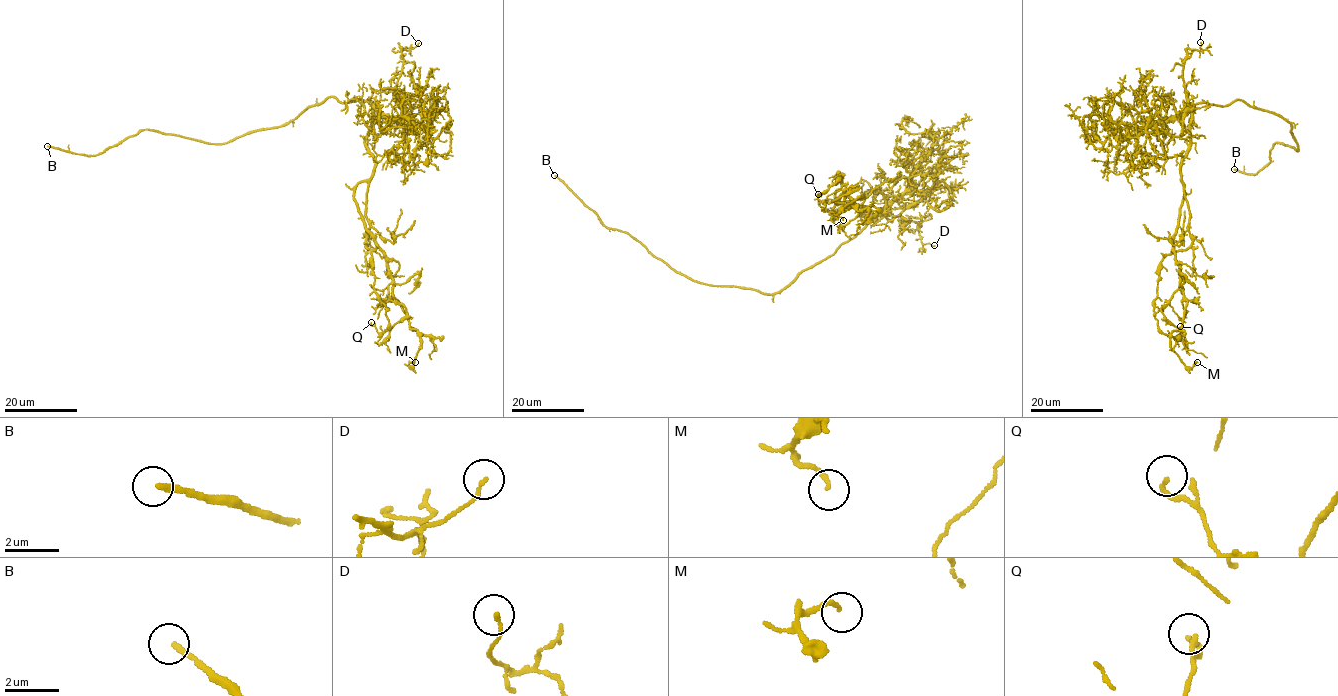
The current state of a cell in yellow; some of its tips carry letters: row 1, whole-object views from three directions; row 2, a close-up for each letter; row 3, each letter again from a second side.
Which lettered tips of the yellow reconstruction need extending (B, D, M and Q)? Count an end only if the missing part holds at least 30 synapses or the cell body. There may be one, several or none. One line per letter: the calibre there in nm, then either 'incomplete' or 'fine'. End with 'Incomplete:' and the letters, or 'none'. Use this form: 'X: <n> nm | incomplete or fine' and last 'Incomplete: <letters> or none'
B: 240 nm | incomplete
D: 130 nm | fine
M: 140 nm | fine
Q: 150 nm | fine
Incomplete: B

